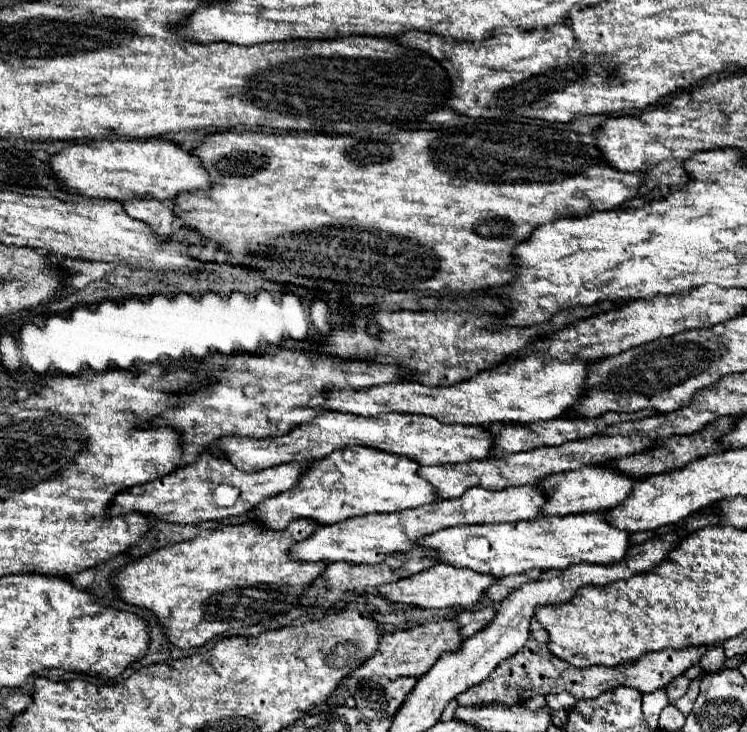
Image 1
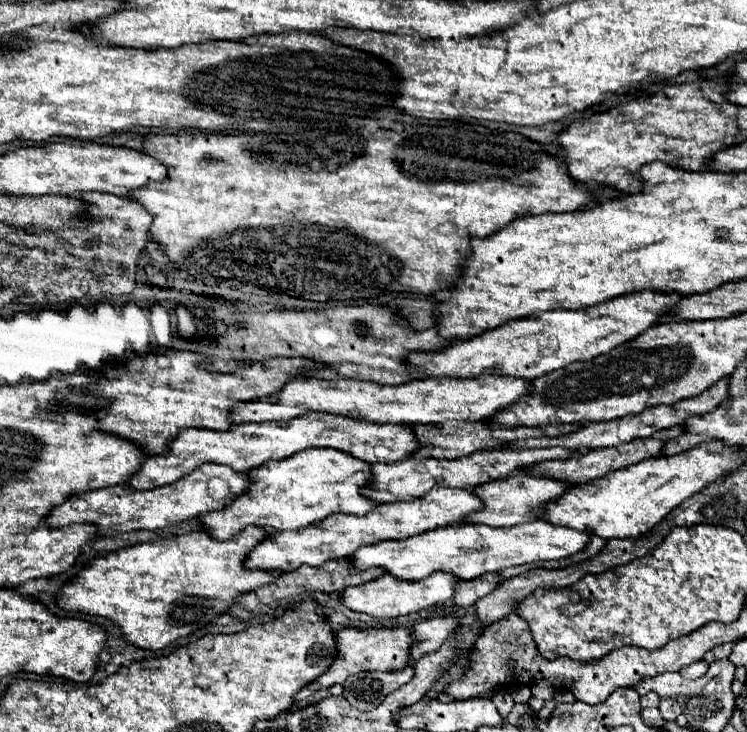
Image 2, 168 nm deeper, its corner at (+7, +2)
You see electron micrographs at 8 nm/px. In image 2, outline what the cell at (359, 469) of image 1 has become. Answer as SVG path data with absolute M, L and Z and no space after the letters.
M308 448L302 450L300 454L294 454L292 458L284 458L280 462L268 462L268 466L260 466L250 472L252 474L252 486L242 498L236 498L236 502L228 504L228 508L204 514L202 524L206 526L208 532L212 532L212 538L218 540L232 540L236 538L246 526L262 526L266 530L298 530L306 528L310 524L316 524L324 520L328 514L352 514L352 516L366 516L372 512L380 502L362 496L362 490L366 490L372 484L372 468L368 462L354 458L342 450L332 450L332 448Z

